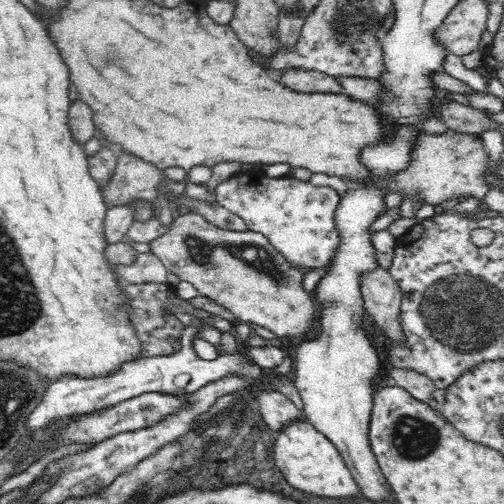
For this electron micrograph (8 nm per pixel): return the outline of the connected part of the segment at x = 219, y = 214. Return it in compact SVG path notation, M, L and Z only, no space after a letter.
M160 182L160 184L156 186L156 198L160 196L165 197L168 202L174 202L178 208L186 208L190 213L196 213L202 216L206 221L209 221L210 224L217 228L236 232L248 230L242 218L226 210L223 206L208 204L201 200L194 200L184 192L170 194L164 182Z

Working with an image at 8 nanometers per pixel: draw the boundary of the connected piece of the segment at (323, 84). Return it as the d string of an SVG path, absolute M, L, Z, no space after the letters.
M294 69L282 73L277 79L282 85L298 93L345 94L344 87L340 85L337 77L323 72Z

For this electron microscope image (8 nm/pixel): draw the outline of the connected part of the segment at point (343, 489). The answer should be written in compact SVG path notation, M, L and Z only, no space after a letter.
M306 418L284 427L275 434L273 445L275 465L282 472L282 480L288 482L292 488L302 490L312 496L322 496L322 498L356 498L359 496L358 485L336 446L314 429Z

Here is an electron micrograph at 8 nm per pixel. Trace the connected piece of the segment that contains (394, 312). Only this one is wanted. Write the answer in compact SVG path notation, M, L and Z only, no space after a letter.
M378 267L361 276L361 291L367 313L396 345L408 345L399 314L402 291L390 271Z

